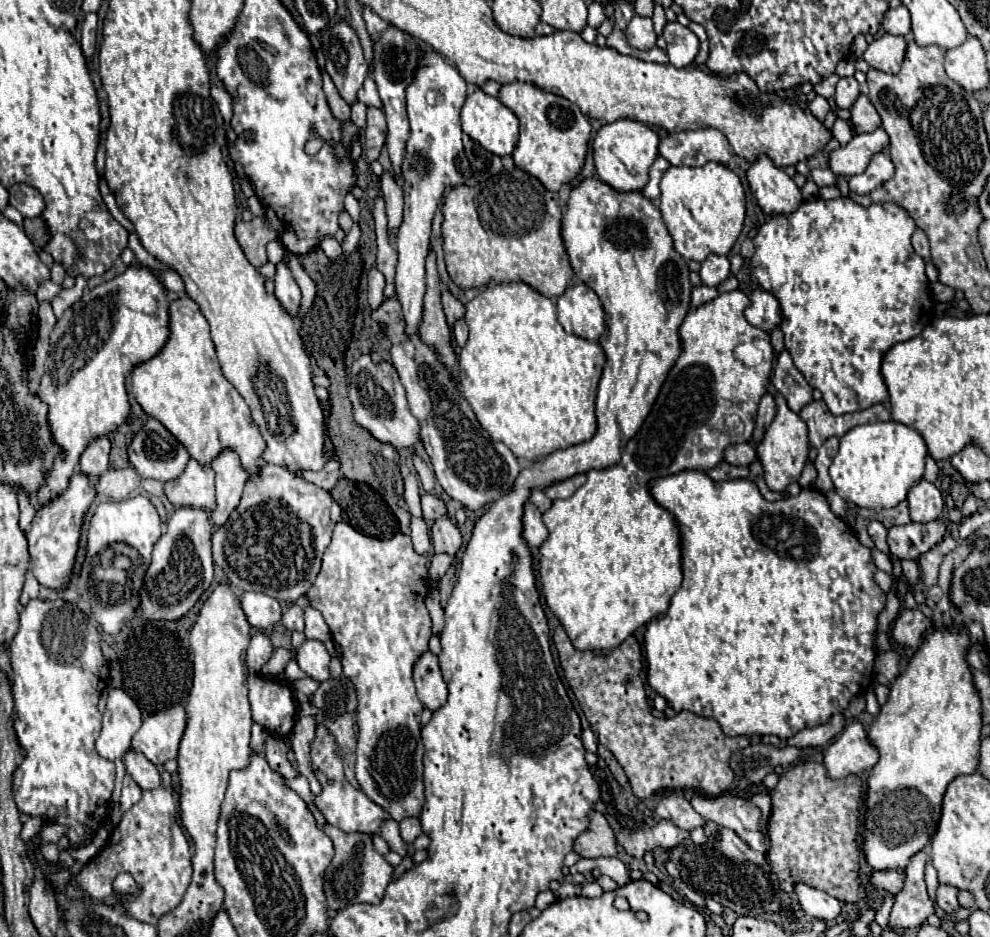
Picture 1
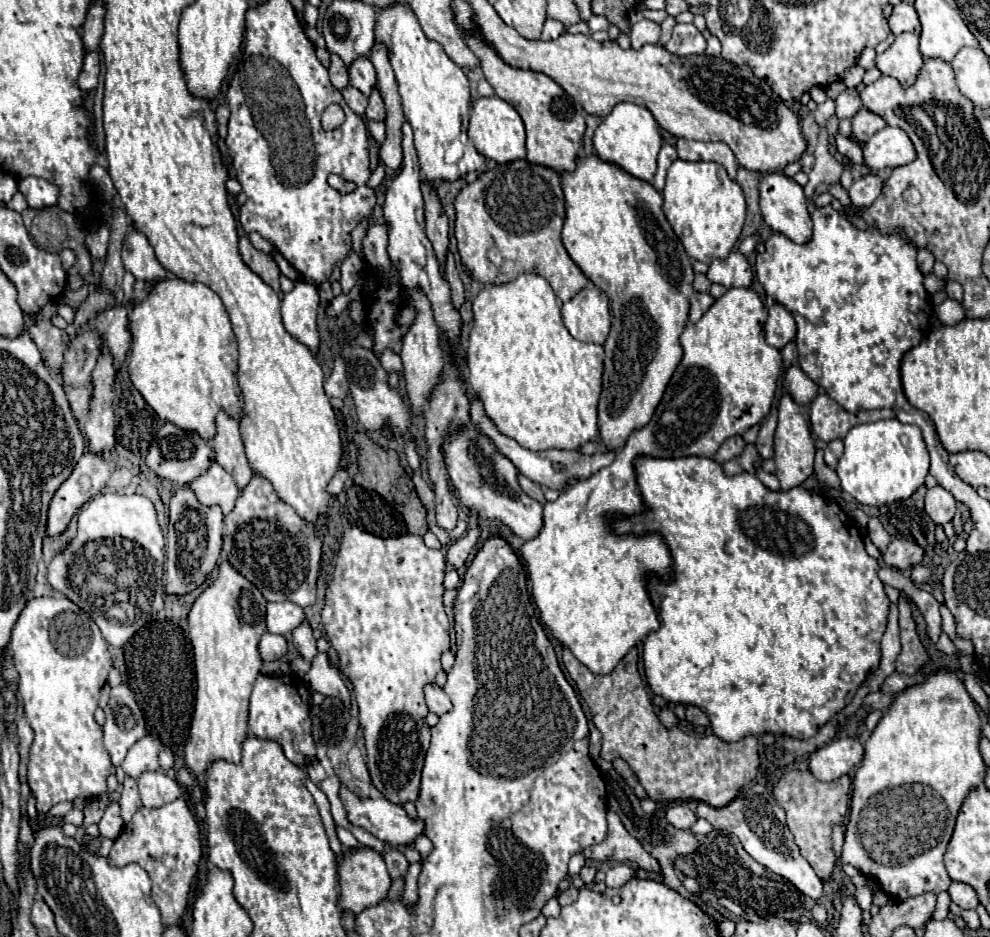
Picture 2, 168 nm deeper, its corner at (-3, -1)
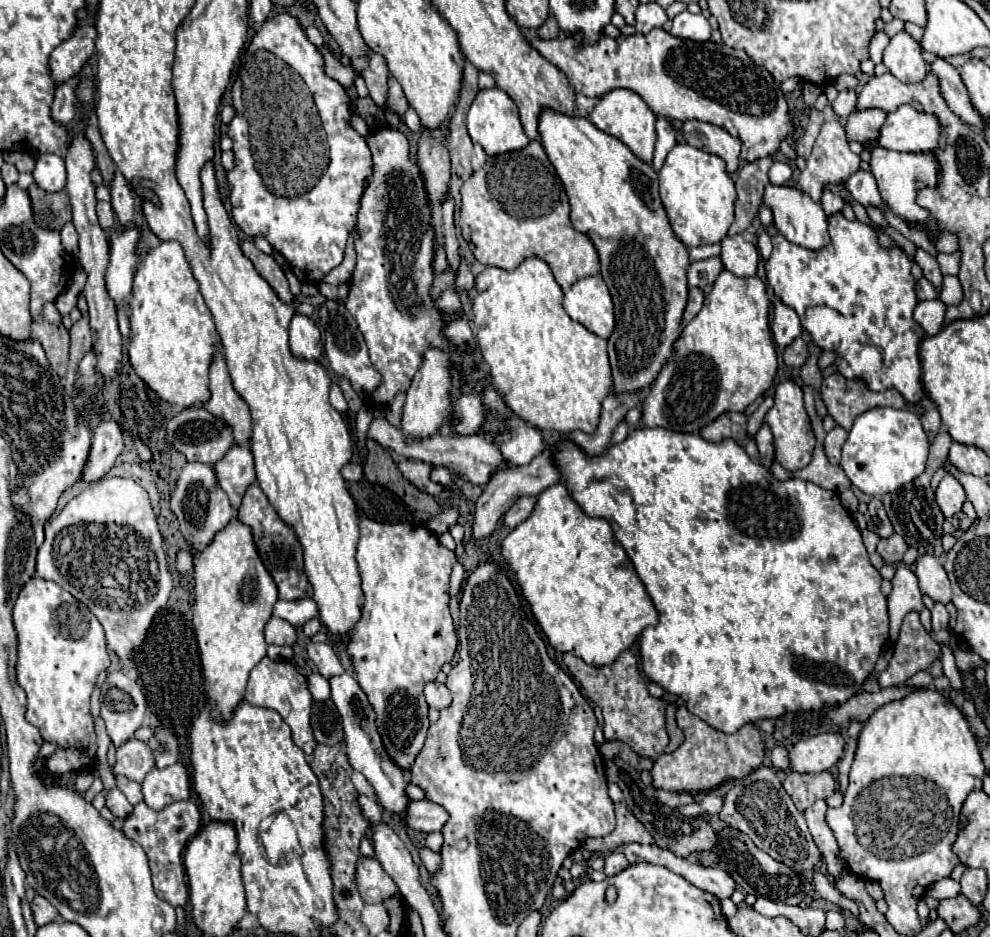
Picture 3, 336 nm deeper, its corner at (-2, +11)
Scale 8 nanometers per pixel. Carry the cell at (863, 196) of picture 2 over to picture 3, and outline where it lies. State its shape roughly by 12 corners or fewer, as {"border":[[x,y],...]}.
{"border":[[857,170],[845,186],[853,200],[881,208],[871,170]]}

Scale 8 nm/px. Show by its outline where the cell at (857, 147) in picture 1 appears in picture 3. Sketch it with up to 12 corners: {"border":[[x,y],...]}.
{"border":[[905,104],[887,114],[877,142],[933,152],[941,126]]}

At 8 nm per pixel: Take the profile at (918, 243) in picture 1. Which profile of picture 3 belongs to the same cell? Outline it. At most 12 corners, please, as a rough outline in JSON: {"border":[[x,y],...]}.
{"border":[[917,248],[915,262],[923,276],[939,288],[943,276],[935,256]]}

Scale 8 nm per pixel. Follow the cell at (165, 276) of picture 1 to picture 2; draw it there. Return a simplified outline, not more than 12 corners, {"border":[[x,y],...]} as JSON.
{"border":[[136,228],[122,244],[124,268],[136,280],[162,280],[166,270]]}

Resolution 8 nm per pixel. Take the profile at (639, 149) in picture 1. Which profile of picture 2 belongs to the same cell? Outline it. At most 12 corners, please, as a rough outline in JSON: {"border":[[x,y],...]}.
{"border":[[616,104],[594,132],[602,160],[650,182],[662,136],[650,110]]}

